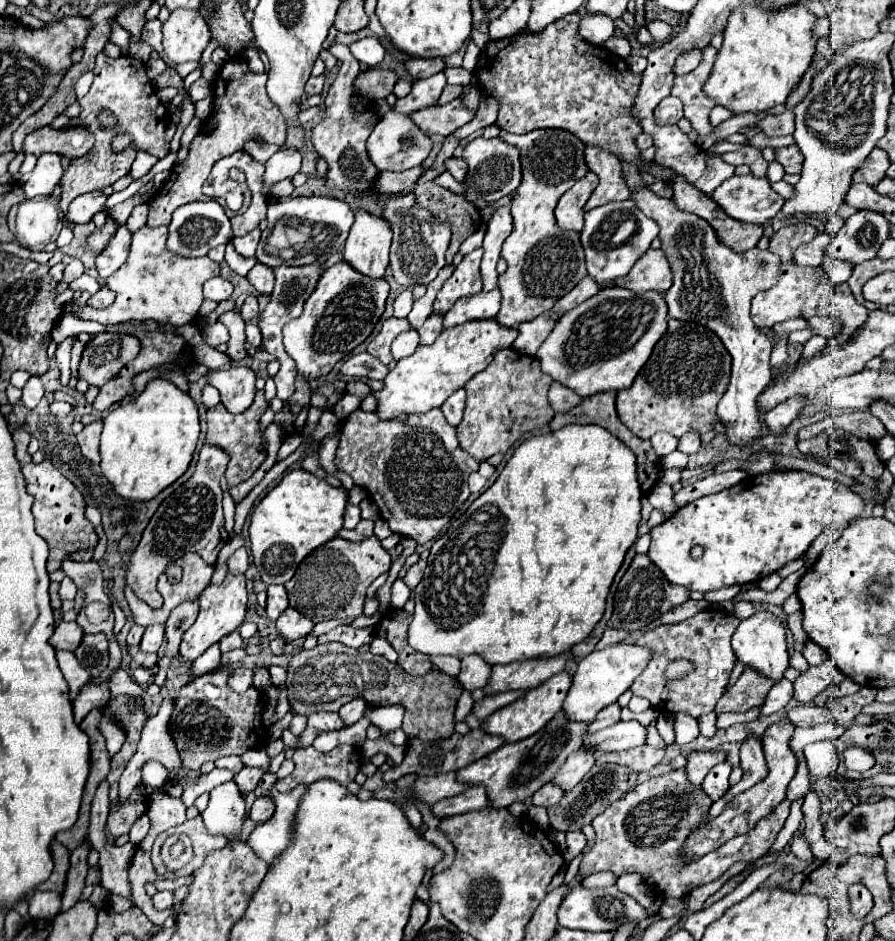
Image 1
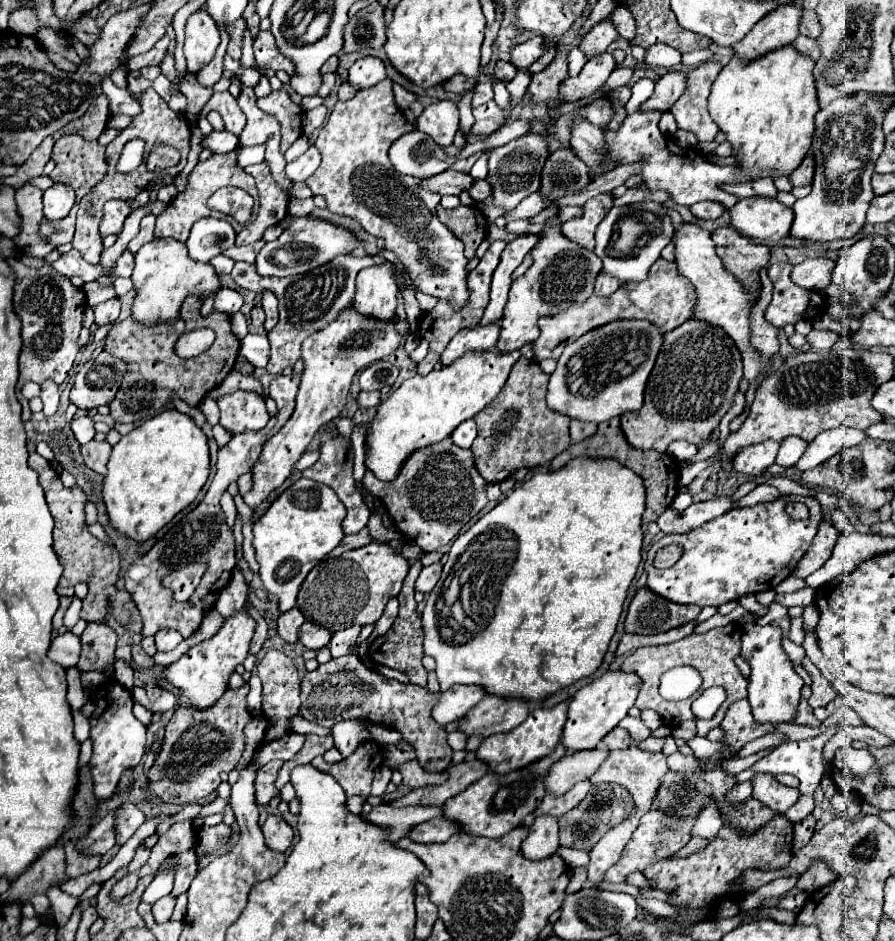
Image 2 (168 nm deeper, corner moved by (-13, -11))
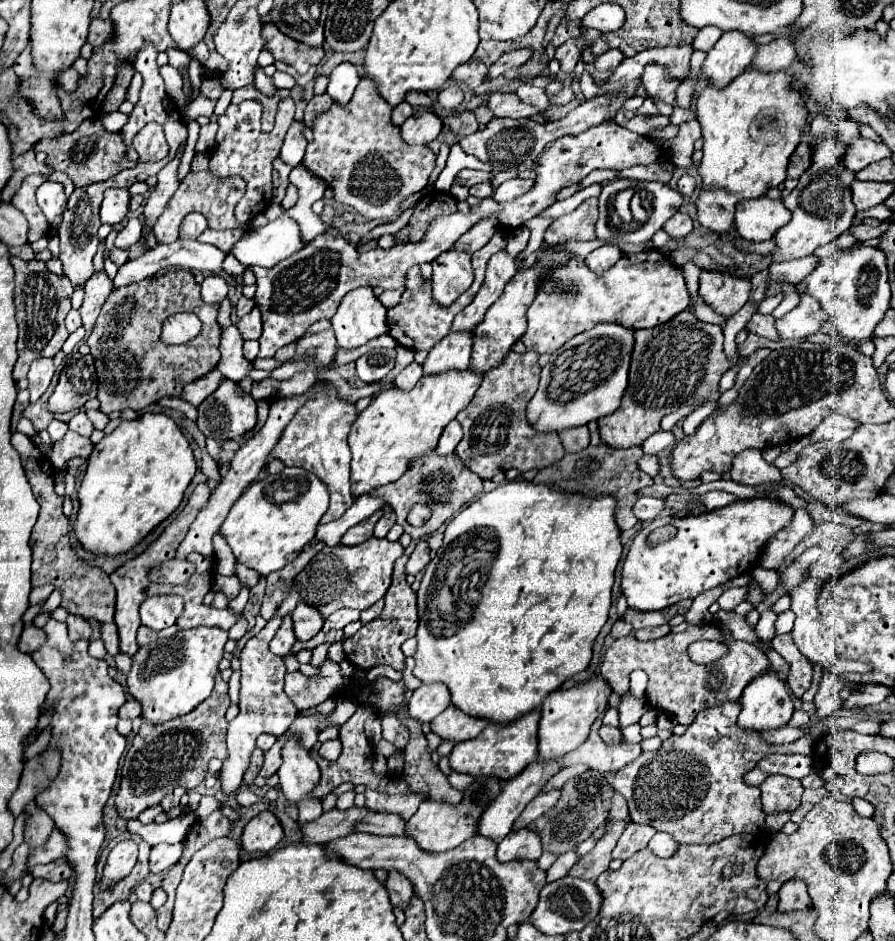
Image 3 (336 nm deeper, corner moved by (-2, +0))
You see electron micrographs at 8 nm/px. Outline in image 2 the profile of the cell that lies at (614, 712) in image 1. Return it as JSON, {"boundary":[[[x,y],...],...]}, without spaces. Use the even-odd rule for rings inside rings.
{"boundary":[[[616,726],[616,728],[604,738],[602,744],[604,744],[606,748],[610,748],[610,750],[616,750],[616,748],[628,748],[628,746],[632,744],[632,738],[630,738],[628,730]]]}

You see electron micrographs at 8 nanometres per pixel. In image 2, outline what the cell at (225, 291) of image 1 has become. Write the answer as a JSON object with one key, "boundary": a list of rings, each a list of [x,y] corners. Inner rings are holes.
{"boundary":[[[222,288],[214,298],[214,308],[218,312],[232,314],[232,312],[240,310],[240,306],[242,306],[242,296],[234,288]]]}

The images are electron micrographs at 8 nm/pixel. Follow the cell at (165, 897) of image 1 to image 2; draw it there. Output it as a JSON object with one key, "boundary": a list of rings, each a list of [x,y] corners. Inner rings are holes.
{"boundary":[[[164,896],[164,898],[160,898],[160,900],[152,906],[154,920],[156,920],[156,922],[168,922],[168,920],[172,918],[174,906],[176,906],[176,900],[174,900],[172,896]]]}

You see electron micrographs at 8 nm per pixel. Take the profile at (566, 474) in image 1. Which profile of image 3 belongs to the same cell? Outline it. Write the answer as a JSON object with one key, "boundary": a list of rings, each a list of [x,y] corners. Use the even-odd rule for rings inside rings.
{"boundary":[[[507,481],[497,489],[481,495],[475,503],[465,507],[445,529],[443,545],[437,551],[437,557],[429,561],[425,575],[421,579],[421,587],[417,591],[419,605],[419,629],[417,629],[417,651],[413,655],[415,669],[413,675],[423,683],[445,683],[451,693],[451,705],[461,709],[463,713],[479,719],[487,719],[491,723],[509,725],[511,721],[527,715],[543,703],[543,699],[557,691],[569,677],[579,671],[585,671],[597,633],[607,621],[607,613],[611,607],[611,587],[615,579],[615,567],[621,559],[621,541],[619,531],[613,519],[613,499],[593,499],[593,503],[577,503],[577,499],[565,499],[565,495],[557,495],[549,491],[549,487],[533,487],[527,481]],[[467,559],[473,559],[467,563]],[[487,569],[487,571],[485,571]],[[465,623],[465,625],[463,625]],[[447,631],[451,637],[447,637]]]}

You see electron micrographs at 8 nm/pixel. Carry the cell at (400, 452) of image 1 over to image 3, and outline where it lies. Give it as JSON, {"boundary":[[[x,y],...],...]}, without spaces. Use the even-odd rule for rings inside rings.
{"boundary":[[[435,451],[433,455],[429,455],[429,459],[417,459],[417,463],[413,463],[413,467],[407,471],[407,475],[403,475],[397,483],[389,483],[385,487],[379,487],[377,491],[373,491],[371,495],[385,495],[385,499],[389,499],[389,507],[395,511],[397,515],[397,523],[405,529],[405,533],[409,533],[415,541],[419,541],[421,537],[437,531],[443,523],[447,523],[453,515],[457,515],[467,503],[471,503],[475,497],[479,497],[483,491],[483,479],[473,475],[473,471],[469,471],[461,459],[457,459],[457,455],[447,455],[445,459],[441,459]],[[415,503],[429,503],[433,509],[431,519],[423,525],[423,527],[411,527],[405,517],[409,513],[409,509]]]}

